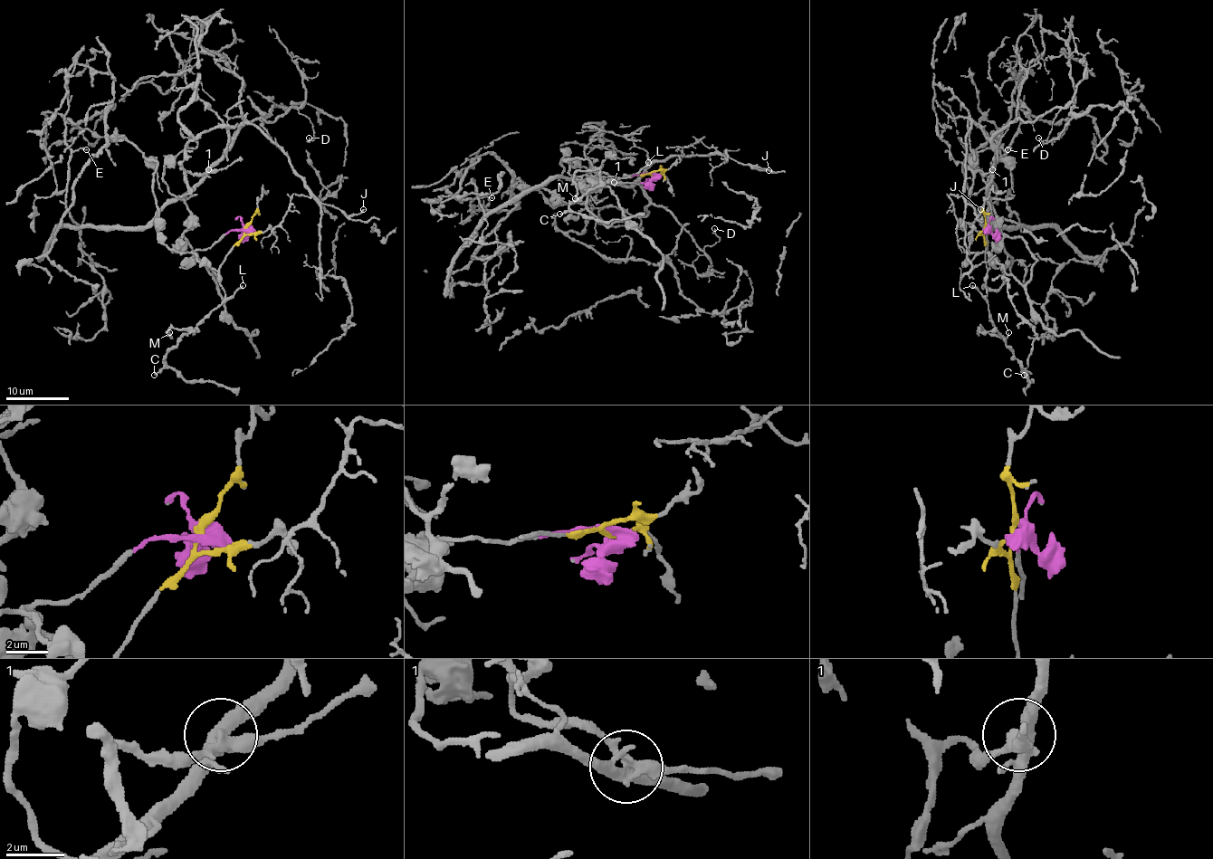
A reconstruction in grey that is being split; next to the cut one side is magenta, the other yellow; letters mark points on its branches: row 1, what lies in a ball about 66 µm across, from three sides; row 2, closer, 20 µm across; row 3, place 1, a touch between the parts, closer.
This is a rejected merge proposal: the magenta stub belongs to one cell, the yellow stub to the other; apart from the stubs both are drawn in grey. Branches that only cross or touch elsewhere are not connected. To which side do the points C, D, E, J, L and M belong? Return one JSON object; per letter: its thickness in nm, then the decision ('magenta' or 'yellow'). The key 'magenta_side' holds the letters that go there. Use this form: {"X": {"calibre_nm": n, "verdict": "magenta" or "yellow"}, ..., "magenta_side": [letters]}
{"C": {"calibre_nm": 180, "verdict": "yellow"}, "D": {"calibre_nm": 130, "verdict": "magenta"}, "E": {"calibre_nm": 160, "verdict": "magenta"}, "J": {"calibre_nm": 150, "verdict": "magenta"}, "L": {"calibre_nm": 200, "verdict": "yellow"}, "M": {"calibre_nm": 170, "verdict": "yellow"}, "magenta_side": ["D", "E", "J"]}

